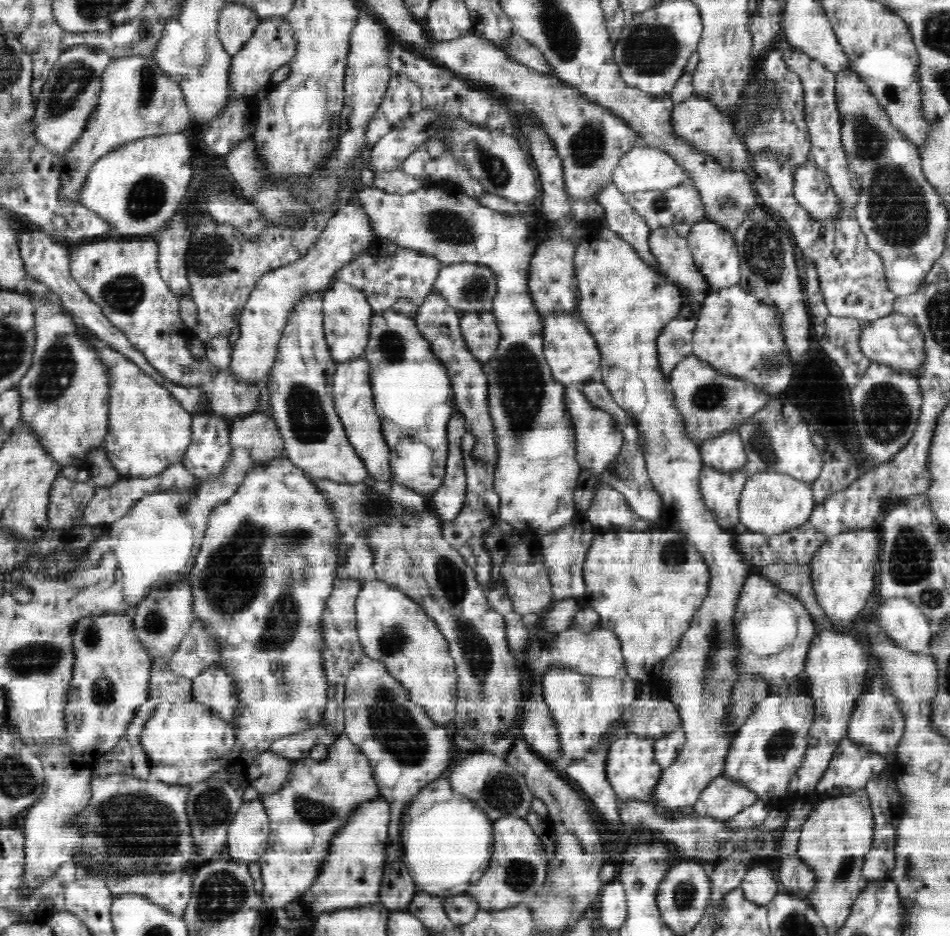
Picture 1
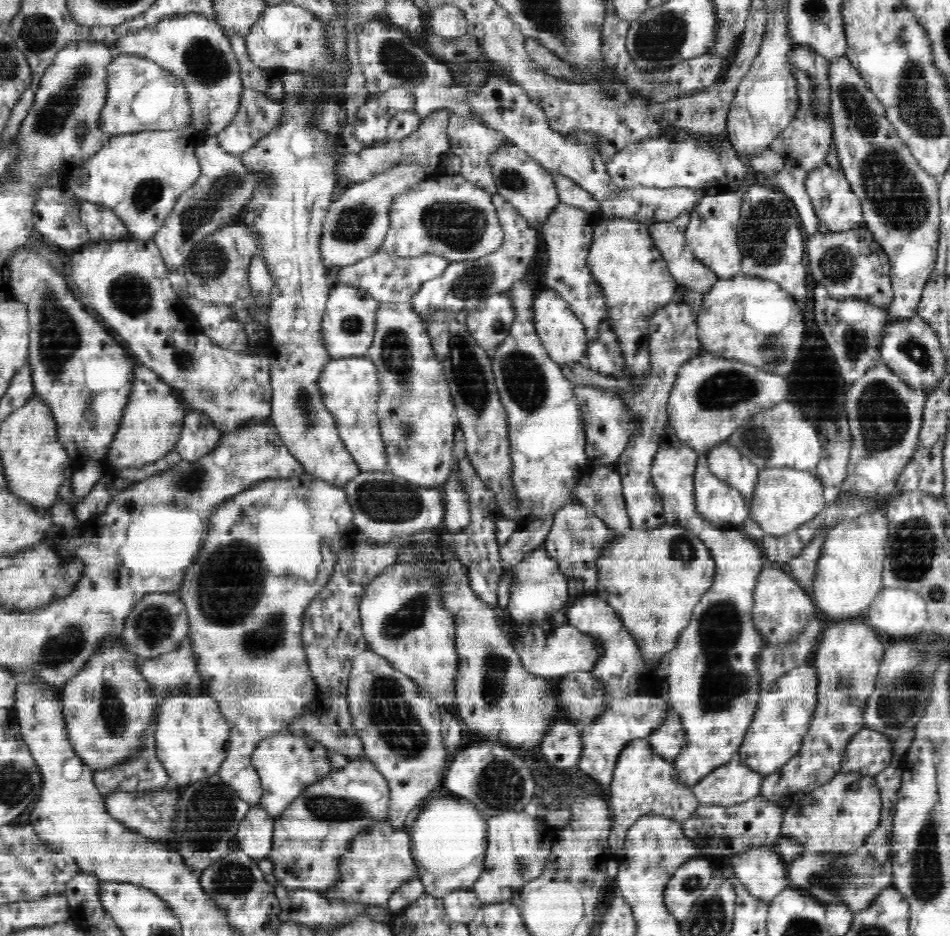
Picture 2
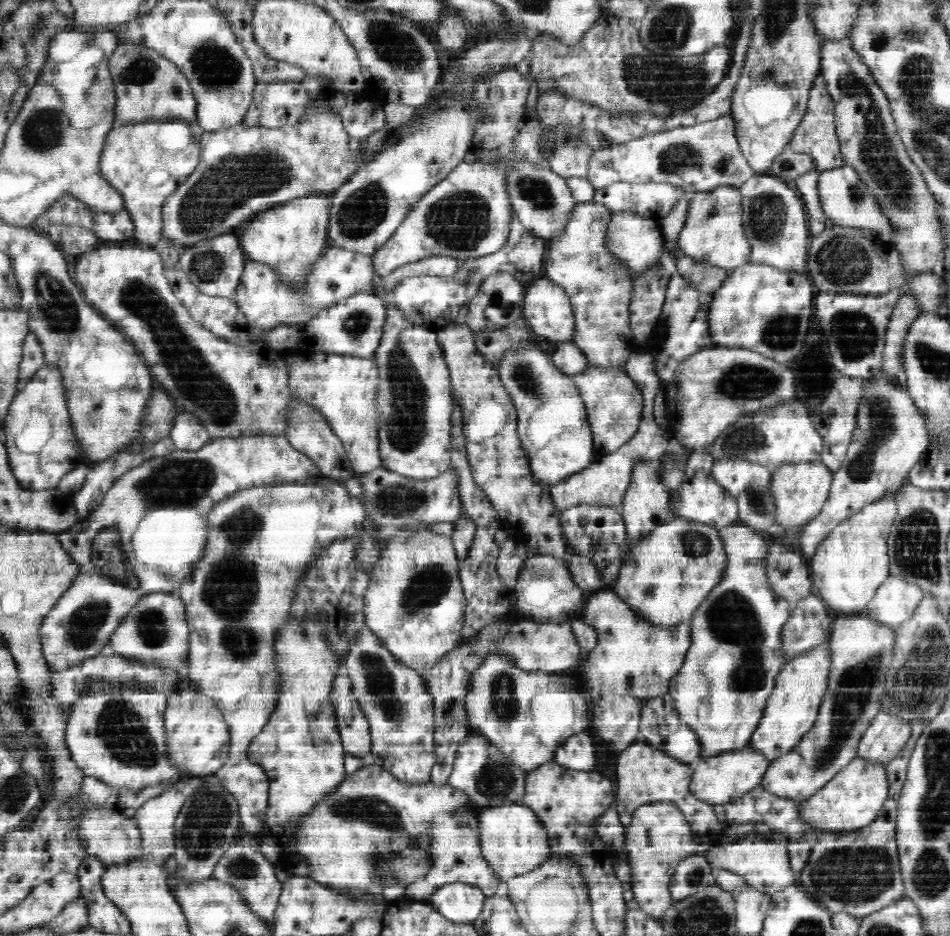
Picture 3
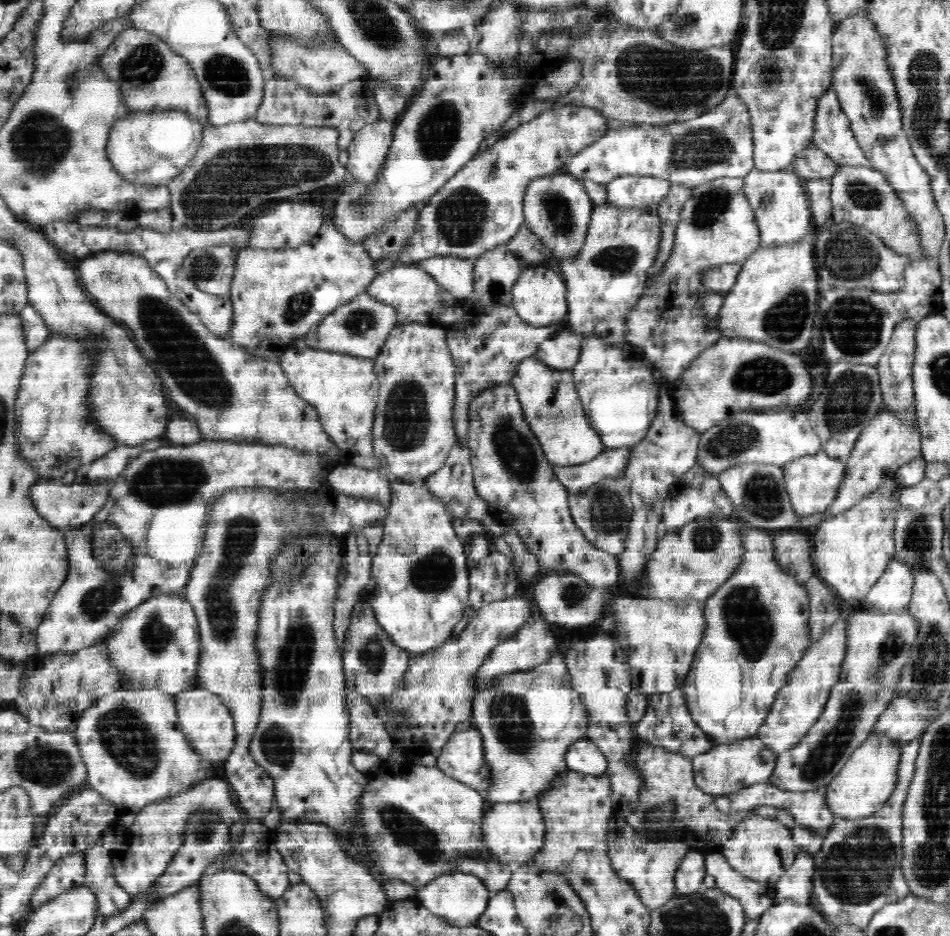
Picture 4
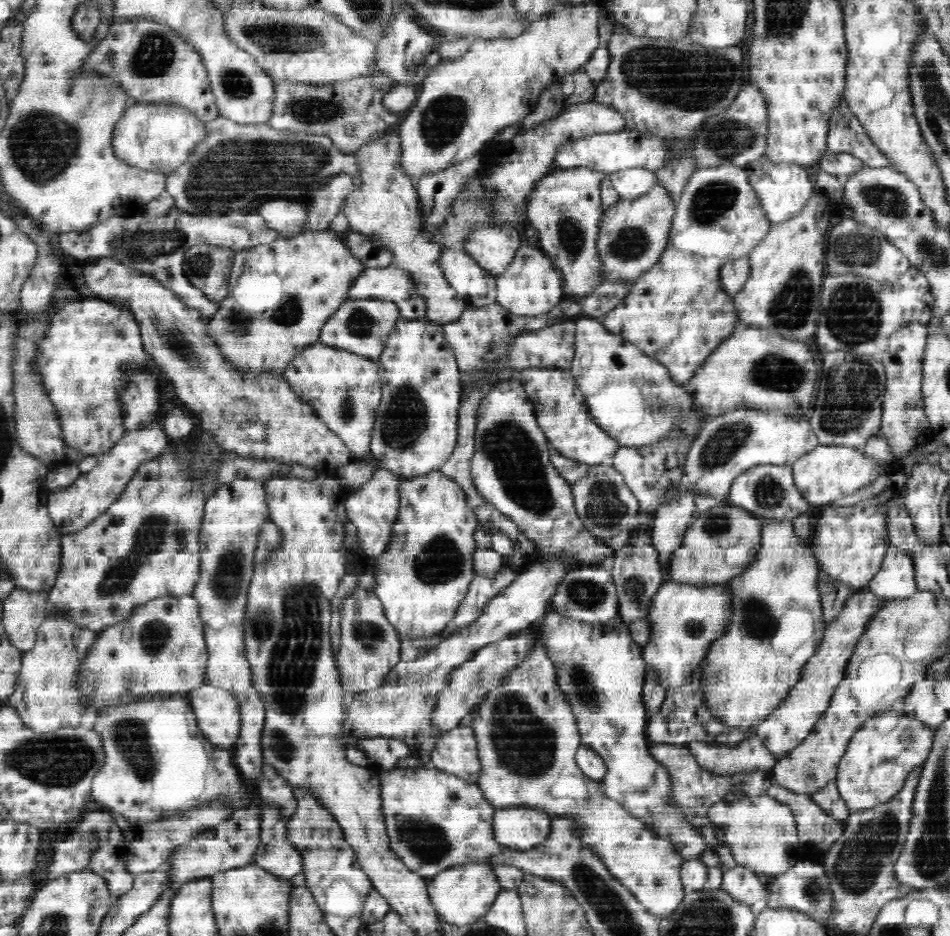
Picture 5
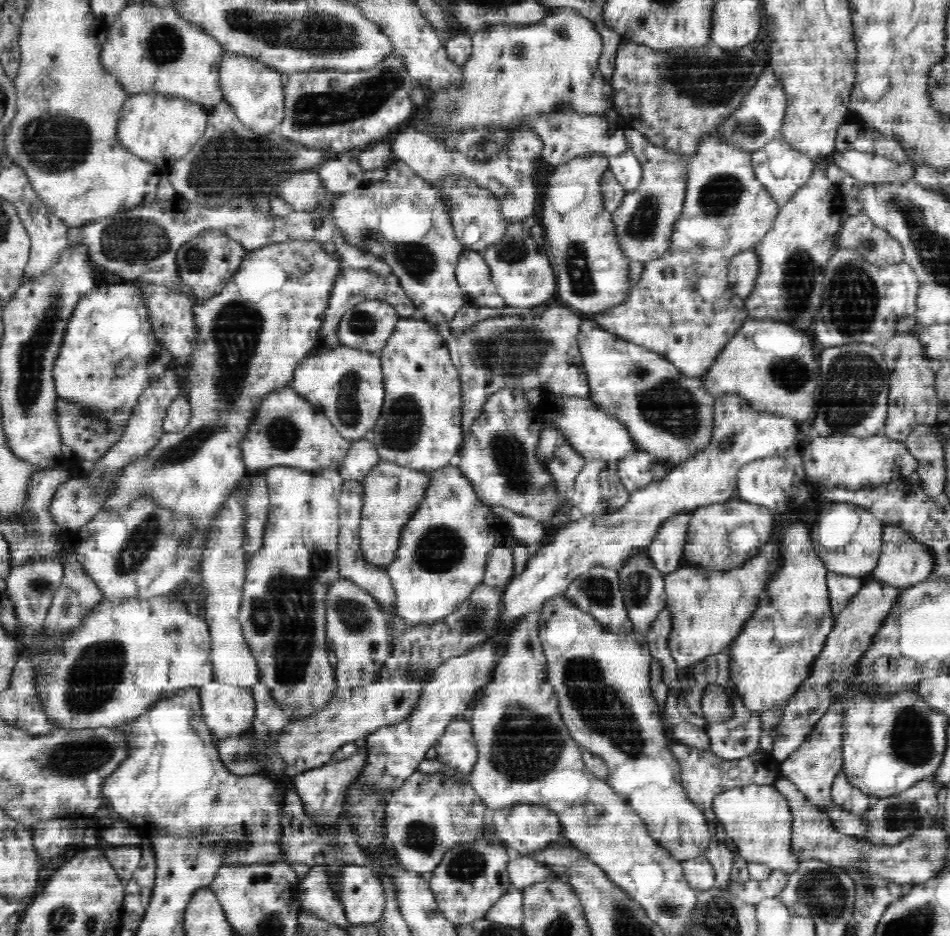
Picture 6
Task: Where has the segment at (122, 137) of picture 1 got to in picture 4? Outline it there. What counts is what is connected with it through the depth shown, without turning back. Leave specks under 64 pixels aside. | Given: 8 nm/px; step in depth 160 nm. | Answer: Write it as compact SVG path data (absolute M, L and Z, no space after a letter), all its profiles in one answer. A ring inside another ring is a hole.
M129 27L97 58L97 66L120 85L127 112L182 110L207 126L207 103L195 71L163 39L141 28Z

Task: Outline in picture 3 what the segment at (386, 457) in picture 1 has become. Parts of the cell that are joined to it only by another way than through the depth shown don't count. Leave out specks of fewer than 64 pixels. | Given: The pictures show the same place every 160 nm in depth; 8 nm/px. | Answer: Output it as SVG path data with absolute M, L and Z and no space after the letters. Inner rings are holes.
M314 351L309 354L289 355L287 365L289 387L294 398L320 411L332 432L342 441L353 472L355 474L367 473L382 467L376 406L379 370L375 359Z

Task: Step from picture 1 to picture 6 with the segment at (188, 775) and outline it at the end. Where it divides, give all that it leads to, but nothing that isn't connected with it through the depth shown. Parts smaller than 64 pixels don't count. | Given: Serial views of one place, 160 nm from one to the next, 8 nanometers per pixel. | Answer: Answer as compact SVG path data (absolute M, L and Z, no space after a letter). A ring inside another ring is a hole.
M212 679L200 687L200 700L204 723L213 738L251 731L256 712L252 689Z

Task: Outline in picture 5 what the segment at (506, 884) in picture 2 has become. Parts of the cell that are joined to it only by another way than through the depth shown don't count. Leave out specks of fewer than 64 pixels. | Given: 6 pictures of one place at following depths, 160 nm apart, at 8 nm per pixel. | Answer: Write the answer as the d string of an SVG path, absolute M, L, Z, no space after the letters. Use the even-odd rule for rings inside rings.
M526 806L495 809L493 833L496 842L510 850L534 849L546 842L551 831L551 817L544 811Z

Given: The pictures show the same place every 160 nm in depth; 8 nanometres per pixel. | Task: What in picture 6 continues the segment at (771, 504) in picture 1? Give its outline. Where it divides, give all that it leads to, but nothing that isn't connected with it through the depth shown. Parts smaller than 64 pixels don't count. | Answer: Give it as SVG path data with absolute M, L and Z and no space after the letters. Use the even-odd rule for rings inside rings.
M882 433L869 435L868 438L856 438L855 435L814 435L802 456L804 472L813 489L815 486L846 486L848 490L860 490L860 486L906 479L912 472L918 472L919 468L919 460L908 452L904 442L888 438Z

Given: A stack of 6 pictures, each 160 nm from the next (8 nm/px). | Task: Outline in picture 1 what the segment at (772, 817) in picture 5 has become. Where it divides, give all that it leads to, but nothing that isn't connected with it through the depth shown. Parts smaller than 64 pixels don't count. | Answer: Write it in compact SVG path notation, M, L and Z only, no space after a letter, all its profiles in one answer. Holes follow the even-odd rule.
M764 858L748 867L740 887L748 902L767 905L781 889L779 882L776 881L776 874L767 865L767 860L762 860Z

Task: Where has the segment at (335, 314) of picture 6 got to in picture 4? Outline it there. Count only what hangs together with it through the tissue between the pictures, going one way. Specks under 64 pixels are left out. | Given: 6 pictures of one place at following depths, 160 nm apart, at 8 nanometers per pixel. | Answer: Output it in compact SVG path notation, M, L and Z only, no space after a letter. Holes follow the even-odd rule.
M419 264L396 265L384 274L377 274L370 282L368 295L396 308L400 323L420 322L428 325L441 325L441 314L445 310L444 302L455 303L458 300L450 291L443 289L436 279Z

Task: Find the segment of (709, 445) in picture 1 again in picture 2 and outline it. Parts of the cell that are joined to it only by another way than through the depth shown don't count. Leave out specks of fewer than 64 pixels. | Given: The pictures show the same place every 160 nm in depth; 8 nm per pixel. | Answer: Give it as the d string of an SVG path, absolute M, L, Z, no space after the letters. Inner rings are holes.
M722 443L706 454L709 470L720 480L740 491L744 497L746 509L750 512L751 498L758 485L759 467L736 447Z

